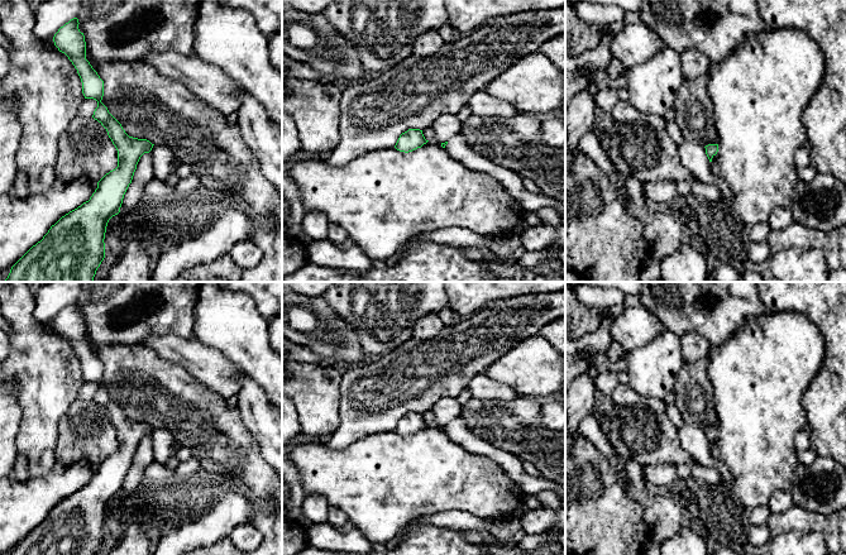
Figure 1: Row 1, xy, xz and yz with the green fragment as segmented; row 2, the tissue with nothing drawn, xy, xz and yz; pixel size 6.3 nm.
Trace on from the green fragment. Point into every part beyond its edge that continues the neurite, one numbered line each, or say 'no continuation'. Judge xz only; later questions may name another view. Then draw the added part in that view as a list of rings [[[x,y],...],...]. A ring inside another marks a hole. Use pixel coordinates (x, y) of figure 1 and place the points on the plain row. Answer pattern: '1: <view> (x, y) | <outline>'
1: xz (457, 430) | [[[460,417],[448,424],[446,435],[463,445],[468,451],[478,453],[496,461],[521,488],[526,496],[536,496],[543,491],[559,491],[559,484],[543,477],[531,477],[522,469],[522,461],[513,454],[477,437]]]

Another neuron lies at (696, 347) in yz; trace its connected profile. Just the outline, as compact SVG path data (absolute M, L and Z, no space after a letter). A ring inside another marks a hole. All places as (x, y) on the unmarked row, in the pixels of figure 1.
M689 331L680 338L683 340L683 357L687 363L693 363L709 355L711 345L704 336Z

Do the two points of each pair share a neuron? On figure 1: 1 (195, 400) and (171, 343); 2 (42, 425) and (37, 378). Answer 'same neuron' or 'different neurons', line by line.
1: different neurons
2: same neuron

